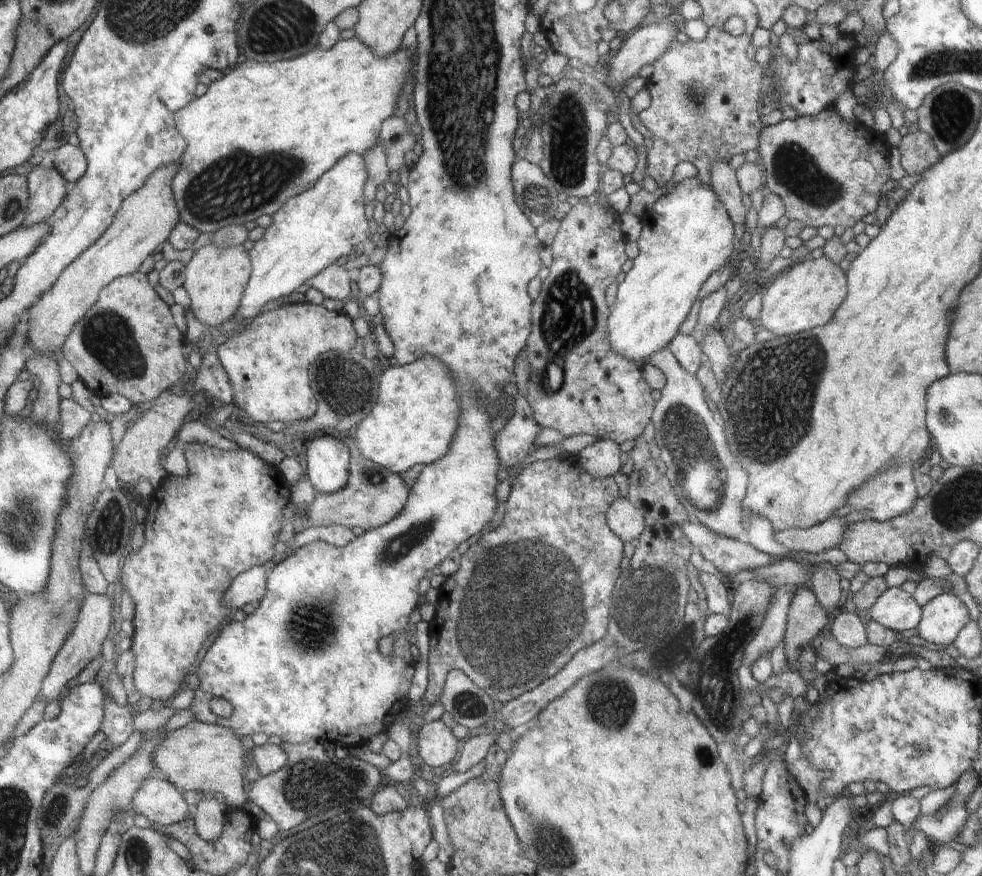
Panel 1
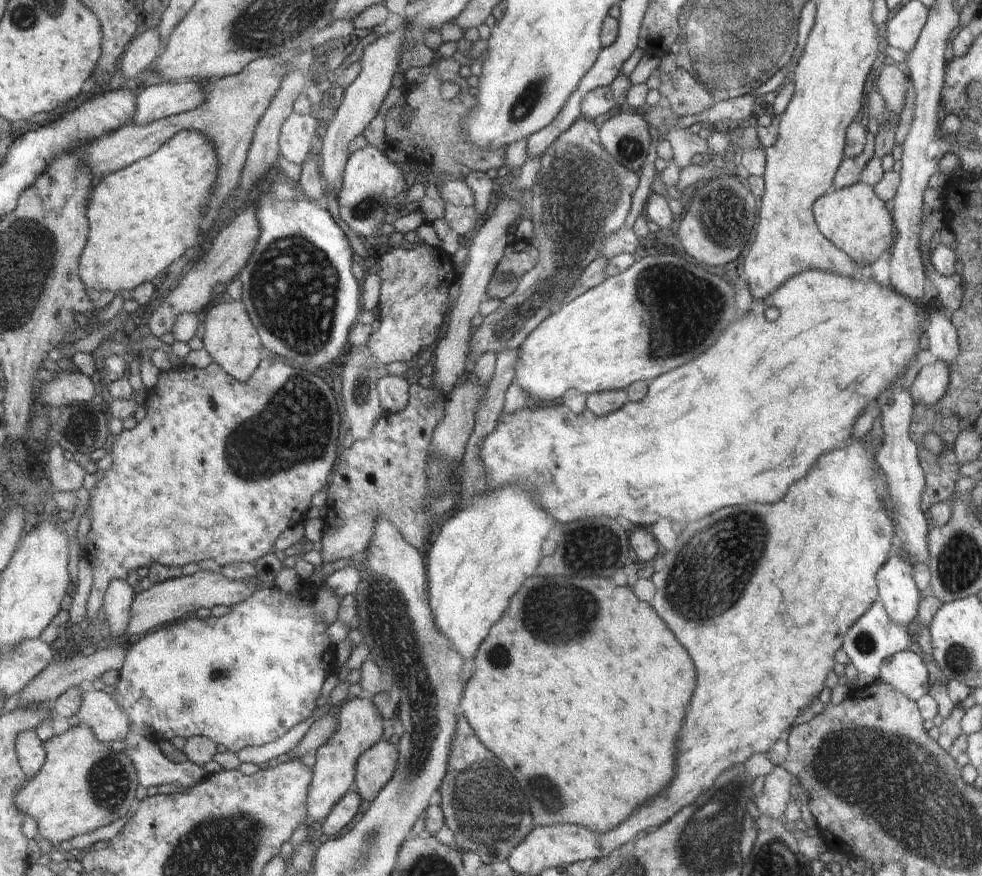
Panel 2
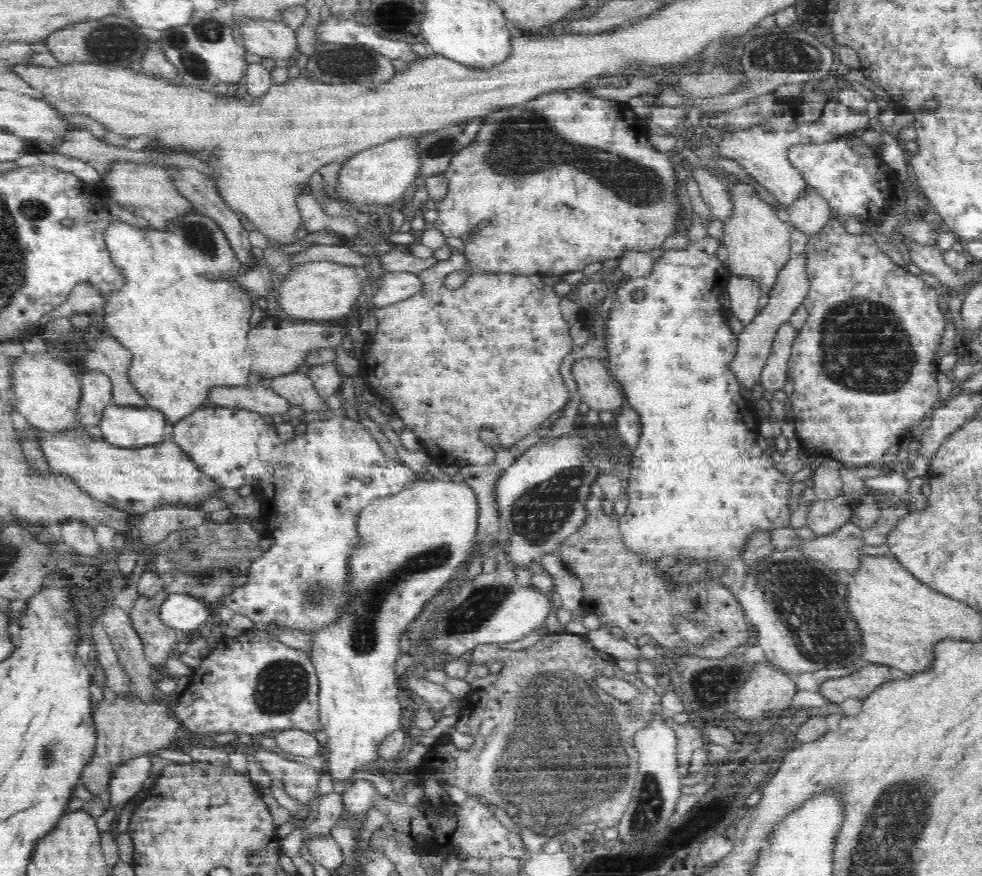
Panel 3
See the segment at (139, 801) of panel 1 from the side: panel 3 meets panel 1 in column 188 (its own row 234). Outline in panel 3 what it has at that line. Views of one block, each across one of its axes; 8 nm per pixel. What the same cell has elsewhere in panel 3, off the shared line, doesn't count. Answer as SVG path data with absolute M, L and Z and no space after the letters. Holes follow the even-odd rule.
M814 190L810 195L791 204L784 212L786 212L784 222L808 238L818 234L832 218L828 207L824 204L824 199L820 198Z

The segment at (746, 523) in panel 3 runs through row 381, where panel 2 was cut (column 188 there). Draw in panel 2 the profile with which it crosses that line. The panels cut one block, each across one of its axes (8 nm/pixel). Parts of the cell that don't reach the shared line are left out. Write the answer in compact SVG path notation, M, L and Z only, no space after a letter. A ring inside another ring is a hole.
M308 580L301 581L298 590L284 594L278 587L262 588L262 590L254 591L249 598L238 605L231 607L231 611L222 617L211 616L209 618L198 618L195 615L187 619L166 625L158 631L151 632L149 635L142 637L136 641L128 652L126 664L120 671L121 678L116 684L117 688L114 696L118 699L118 704L126 709L126 714L130 717L133 724L134 732L143 734L145 728L153 733L156 740L172 740L178 736L189 739L192 736L206 736L212 738L218 744L224 744L230 751L242 752L242 748L246 746L264 746L269 742L274 742L276 738L280 738L286 734L292 726L304 722L310 714L312 708L315 708L314 702L322 692L324 680L328 678L328 674L332 673L330 668L336 668L336 648L332 645L332 638L328 636L328 627L318 620L318 616L314 616L314 599L316 586L311 585Z

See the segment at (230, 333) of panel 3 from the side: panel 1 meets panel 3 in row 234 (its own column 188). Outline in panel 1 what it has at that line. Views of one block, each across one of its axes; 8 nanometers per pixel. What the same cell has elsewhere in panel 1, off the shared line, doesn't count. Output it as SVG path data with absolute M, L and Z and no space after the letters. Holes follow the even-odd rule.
M355 36L349 40L341 38L328 50L317 46L314 52L300 58L274 64L244 62L228 71L222 79L214 81L203 96L194 100L190 108L177 112L178 126L189 140L189 150L181 162L182 170L173 180L182 221L201 232L216 234L255 221L263 214L272 216L287 200L314 186L349 152L362 156L370 152L376 146L382 122L392 117L396 96L408 79L408 70L408 49L400 48L389 57L378 57Z

